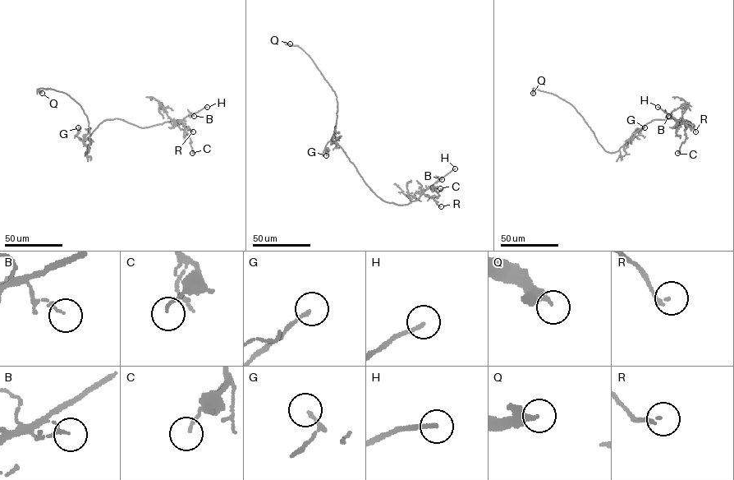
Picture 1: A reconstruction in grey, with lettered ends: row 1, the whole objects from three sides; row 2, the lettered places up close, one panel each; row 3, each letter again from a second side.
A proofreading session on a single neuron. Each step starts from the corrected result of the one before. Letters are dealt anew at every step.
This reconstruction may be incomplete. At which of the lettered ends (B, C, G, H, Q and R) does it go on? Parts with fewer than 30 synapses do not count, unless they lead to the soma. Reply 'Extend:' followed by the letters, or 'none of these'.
Extend: H, Q

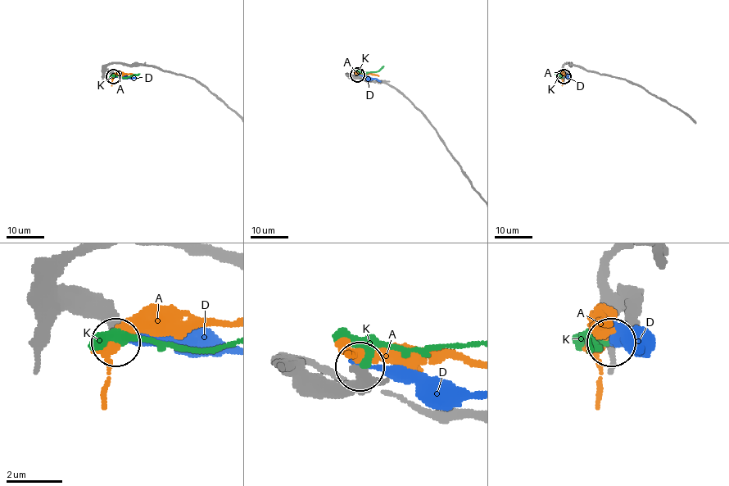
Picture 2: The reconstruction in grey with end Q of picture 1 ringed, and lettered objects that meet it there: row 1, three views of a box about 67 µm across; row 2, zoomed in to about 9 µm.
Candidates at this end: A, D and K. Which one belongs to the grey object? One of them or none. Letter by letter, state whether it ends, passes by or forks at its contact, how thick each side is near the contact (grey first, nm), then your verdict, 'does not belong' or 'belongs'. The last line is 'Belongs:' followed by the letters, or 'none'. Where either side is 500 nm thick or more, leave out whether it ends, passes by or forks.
A: it passes by; 400 nm thick on the grey side, 400 nm on the other; does not belong
D: 600 nm thick on the grey side, 180 nm on the other; does not belong
K: 600 nm thick on the grey side, 260 nm on the other; belongs
Belongs: K

